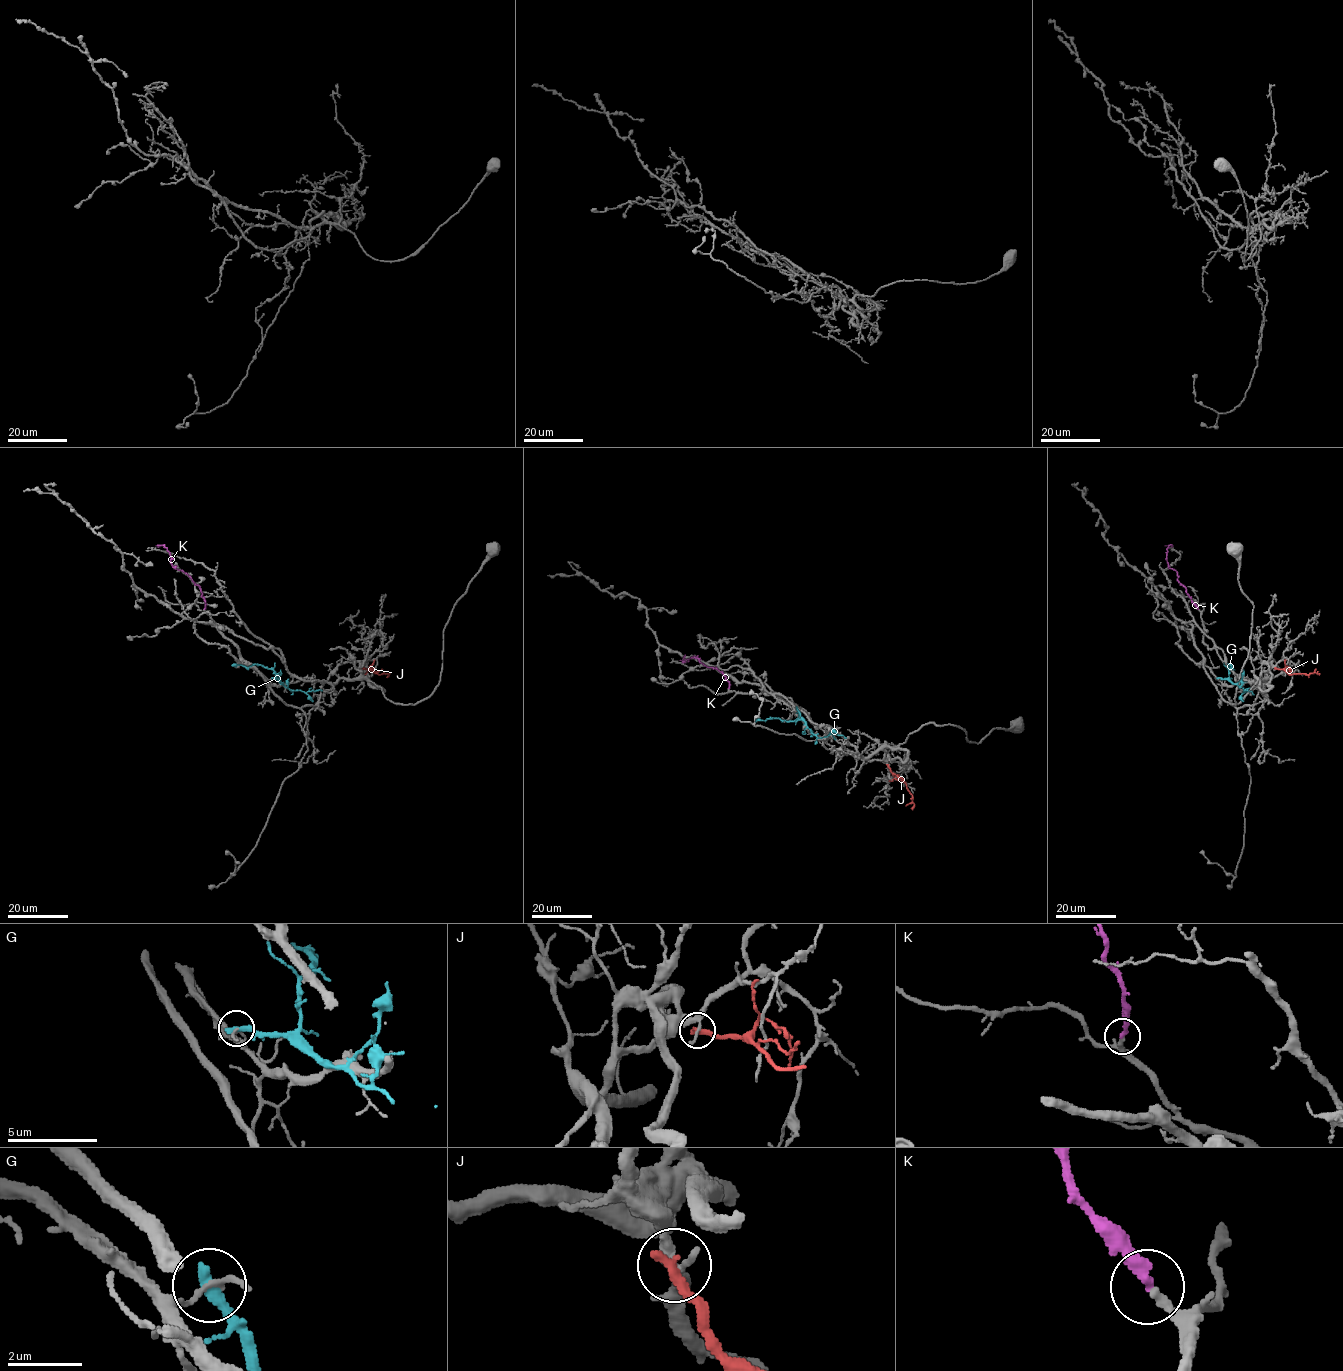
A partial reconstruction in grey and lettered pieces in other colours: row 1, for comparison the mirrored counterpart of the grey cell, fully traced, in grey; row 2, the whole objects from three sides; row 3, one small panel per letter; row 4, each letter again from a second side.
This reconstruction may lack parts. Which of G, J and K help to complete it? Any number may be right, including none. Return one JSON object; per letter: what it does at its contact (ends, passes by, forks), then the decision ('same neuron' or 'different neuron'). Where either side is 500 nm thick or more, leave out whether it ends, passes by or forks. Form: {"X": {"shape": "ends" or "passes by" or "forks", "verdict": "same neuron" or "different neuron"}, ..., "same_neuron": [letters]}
{"G": {"shape": "ends", "verdict": "different neuron"}, "J": {"shape": "ends", "verdict": "different neuron"}, "K": {"shape": "ends", "verdict": "same neuron"}, "same_neuron": ["K"]}

